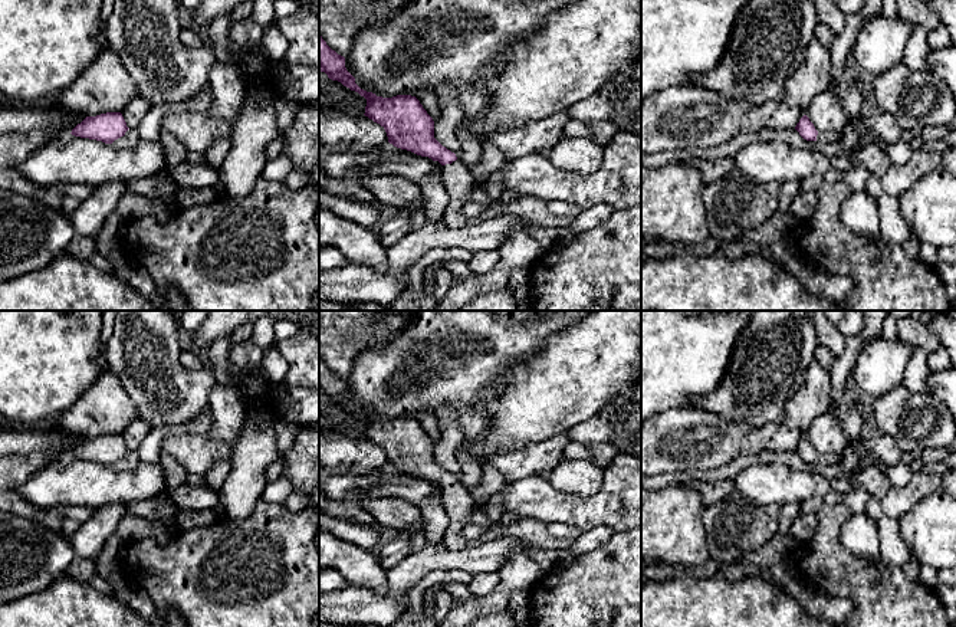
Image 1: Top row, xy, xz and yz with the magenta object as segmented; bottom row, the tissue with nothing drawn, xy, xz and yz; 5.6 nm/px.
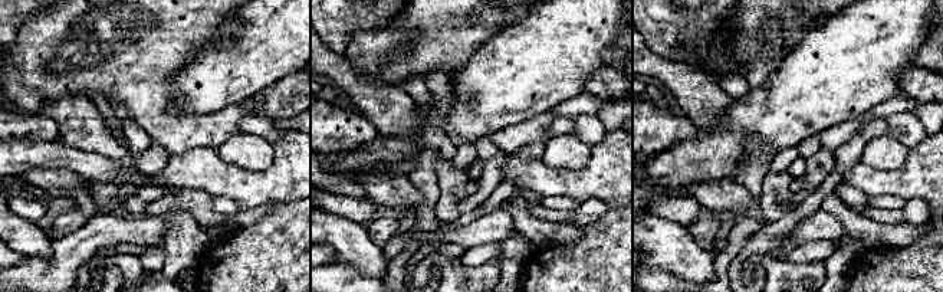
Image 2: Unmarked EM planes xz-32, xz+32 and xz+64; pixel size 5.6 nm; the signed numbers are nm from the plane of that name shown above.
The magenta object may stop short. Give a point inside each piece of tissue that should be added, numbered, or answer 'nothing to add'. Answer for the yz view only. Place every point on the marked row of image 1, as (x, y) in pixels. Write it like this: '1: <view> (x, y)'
1: yz (823, 137)

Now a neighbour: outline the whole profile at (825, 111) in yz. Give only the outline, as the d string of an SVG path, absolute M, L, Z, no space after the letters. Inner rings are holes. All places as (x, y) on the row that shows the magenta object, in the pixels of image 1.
M831 88L812 98L806 116L818 132L844 132L851 122L842 106L842 91Z

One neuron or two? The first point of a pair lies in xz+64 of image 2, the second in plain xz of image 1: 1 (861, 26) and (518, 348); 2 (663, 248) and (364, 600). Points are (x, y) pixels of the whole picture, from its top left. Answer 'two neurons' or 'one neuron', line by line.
1: two neurons
2: two neurons

